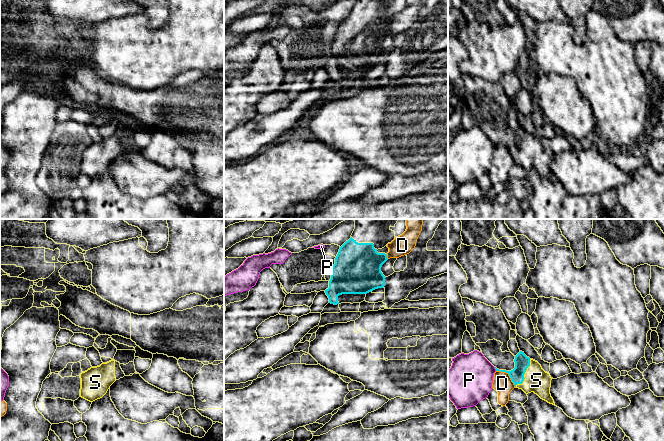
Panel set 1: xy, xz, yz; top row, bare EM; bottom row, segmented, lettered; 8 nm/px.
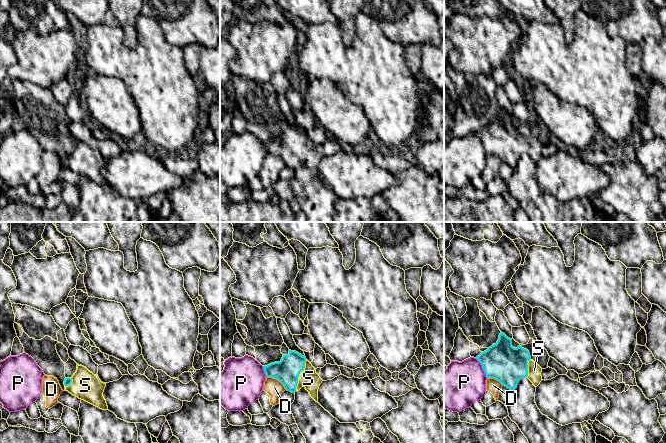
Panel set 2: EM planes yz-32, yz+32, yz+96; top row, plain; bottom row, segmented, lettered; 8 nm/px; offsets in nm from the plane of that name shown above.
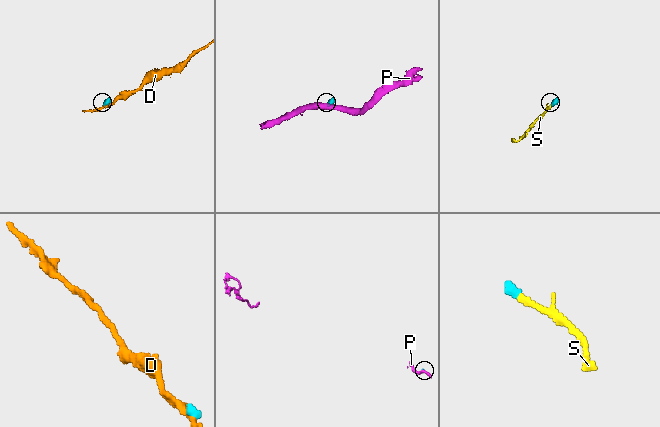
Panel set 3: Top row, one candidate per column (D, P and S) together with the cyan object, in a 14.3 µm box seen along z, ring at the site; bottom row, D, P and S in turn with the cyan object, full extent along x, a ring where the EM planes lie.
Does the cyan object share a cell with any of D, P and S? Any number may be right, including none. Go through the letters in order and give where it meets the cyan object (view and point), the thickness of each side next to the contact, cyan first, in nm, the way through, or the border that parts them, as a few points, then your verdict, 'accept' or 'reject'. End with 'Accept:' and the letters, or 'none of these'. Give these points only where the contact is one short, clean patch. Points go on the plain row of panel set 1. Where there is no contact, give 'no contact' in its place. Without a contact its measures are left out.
D: meets cyan in yz at (508, 149); 120 nm thick on the cyan side, 160 nm on the other; reject
P: meets cyan in yz at (495, 144); 120 nm thick on the cyan side, 360 nm on the other; border along yz (494, 143), (496, 146); reject
S: meets cyan in yz at (524, 149); 120 nm thick on the cyan side, 190 nm on the other; runs through yz (522, 138), (524, 149), (536, 156); accept
Accept: S

